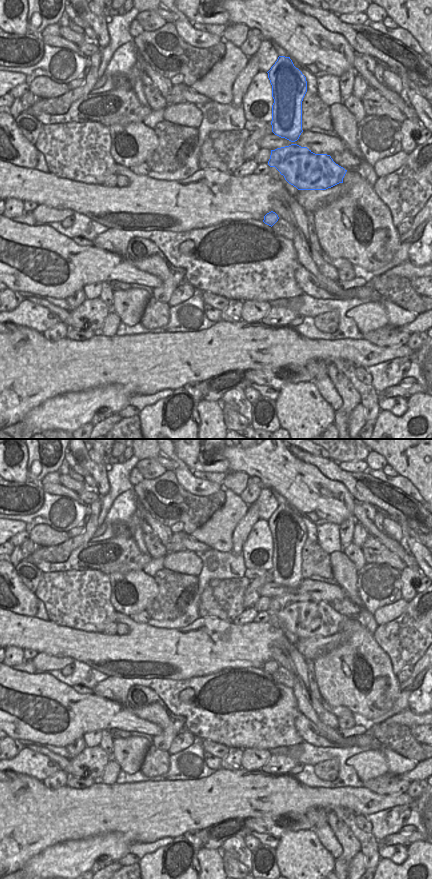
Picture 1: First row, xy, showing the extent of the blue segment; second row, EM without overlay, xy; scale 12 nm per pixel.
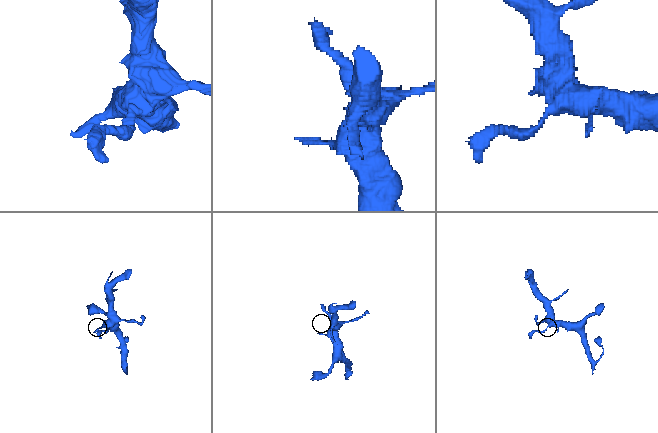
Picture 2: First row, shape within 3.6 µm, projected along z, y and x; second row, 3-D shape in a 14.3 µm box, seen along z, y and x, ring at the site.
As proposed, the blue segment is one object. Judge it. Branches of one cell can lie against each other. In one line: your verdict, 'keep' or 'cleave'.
keep

